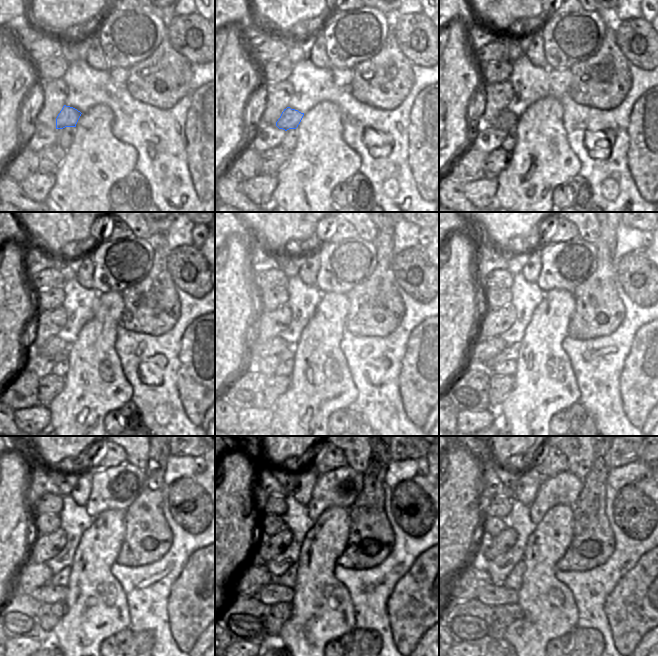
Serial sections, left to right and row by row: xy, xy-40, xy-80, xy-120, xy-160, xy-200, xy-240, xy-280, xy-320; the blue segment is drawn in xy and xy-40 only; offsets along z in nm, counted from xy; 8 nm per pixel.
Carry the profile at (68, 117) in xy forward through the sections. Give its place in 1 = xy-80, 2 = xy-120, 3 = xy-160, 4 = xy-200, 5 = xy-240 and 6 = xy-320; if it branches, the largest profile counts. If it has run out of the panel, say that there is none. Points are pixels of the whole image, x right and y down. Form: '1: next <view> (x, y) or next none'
1: next xy-80 (505, 120)
2: next xy-120 (53, 346)
3: next xy-160 (275, 345)
4: next xy-200 (481, 352)
5: next xy-240 (32, 576)
6: next xy-320 (474, 577)

